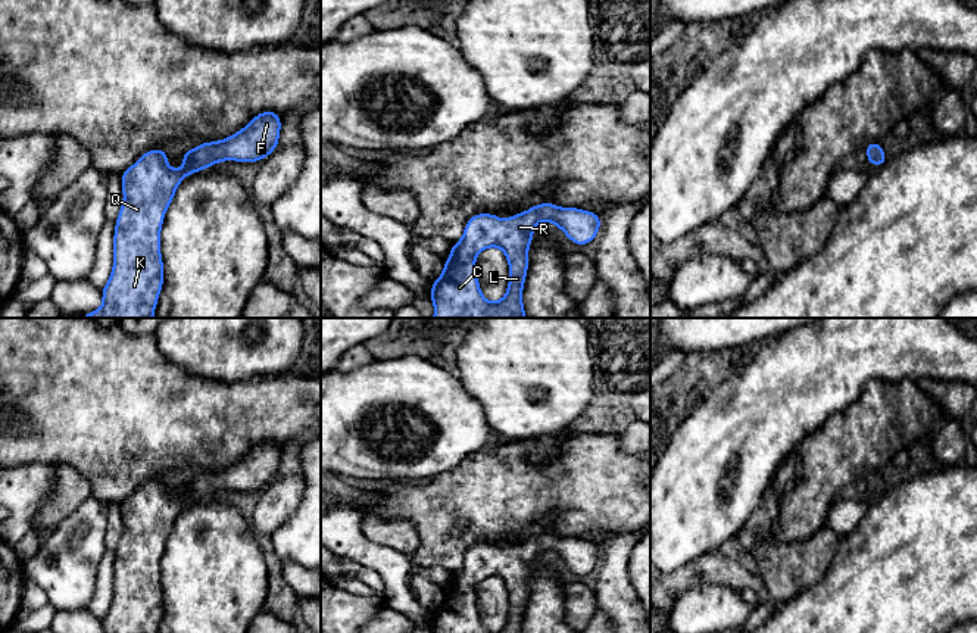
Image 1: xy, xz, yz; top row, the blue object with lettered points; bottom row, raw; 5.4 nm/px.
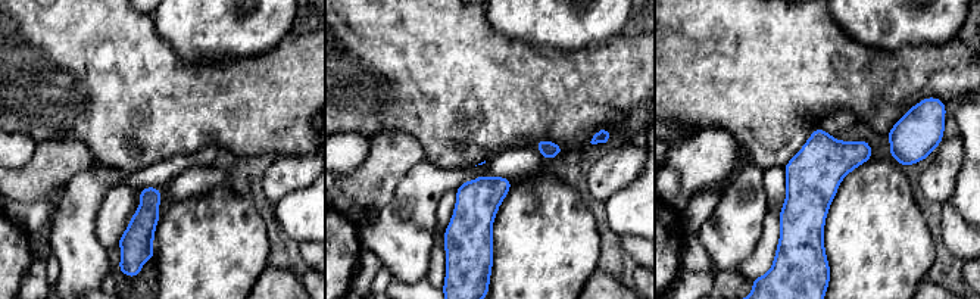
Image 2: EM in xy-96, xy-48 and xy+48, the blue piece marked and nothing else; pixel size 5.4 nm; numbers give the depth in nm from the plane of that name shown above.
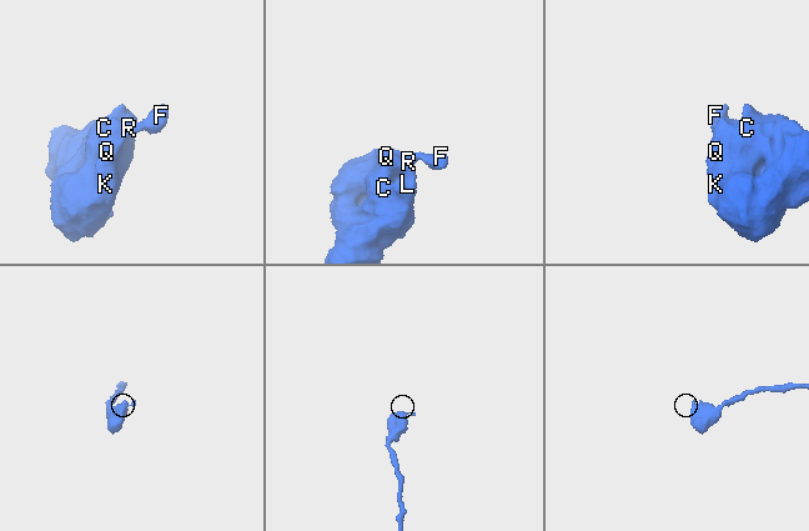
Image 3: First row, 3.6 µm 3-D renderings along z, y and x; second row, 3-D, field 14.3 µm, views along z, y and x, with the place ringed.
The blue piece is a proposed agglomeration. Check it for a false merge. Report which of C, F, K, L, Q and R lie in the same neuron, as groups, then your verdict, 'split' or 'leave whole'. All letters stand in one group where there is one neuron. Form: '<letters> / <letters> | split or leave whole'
C F K L Q R | leave whole

